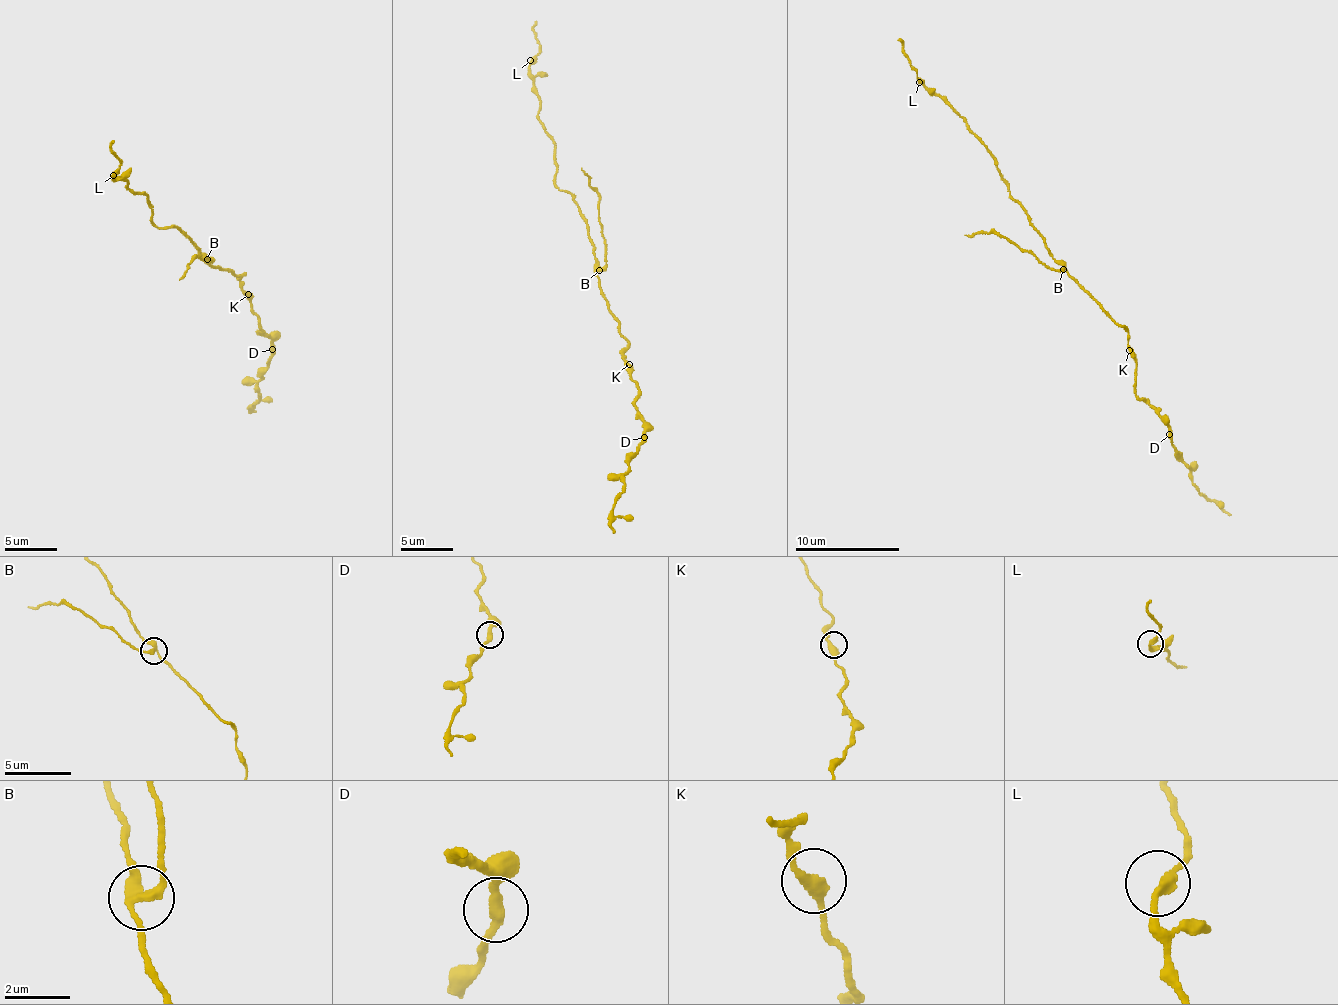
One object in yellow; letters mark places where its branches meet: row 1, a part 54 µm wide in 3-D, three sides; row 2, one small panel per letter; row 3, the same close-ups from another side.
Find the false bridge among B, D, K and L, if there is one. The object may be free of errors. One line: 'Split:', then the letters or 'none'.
Split: B

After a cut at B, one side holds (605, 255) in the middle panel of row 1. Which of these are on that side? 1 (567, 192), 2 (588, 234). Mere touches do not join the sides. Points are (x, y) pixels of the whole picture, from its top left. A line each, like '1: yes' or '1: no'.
1: no
2: no

